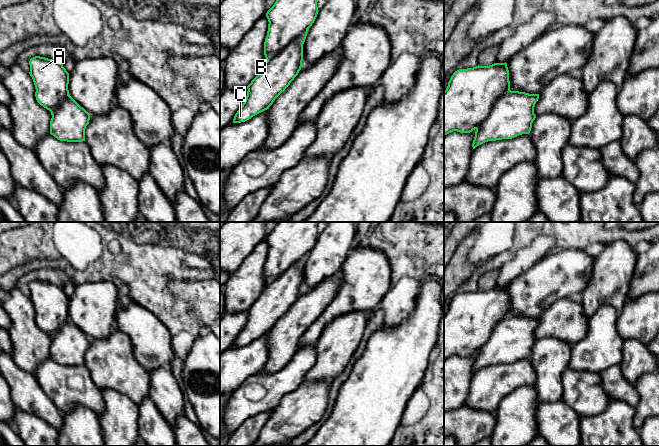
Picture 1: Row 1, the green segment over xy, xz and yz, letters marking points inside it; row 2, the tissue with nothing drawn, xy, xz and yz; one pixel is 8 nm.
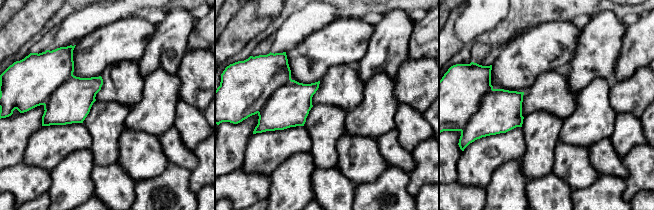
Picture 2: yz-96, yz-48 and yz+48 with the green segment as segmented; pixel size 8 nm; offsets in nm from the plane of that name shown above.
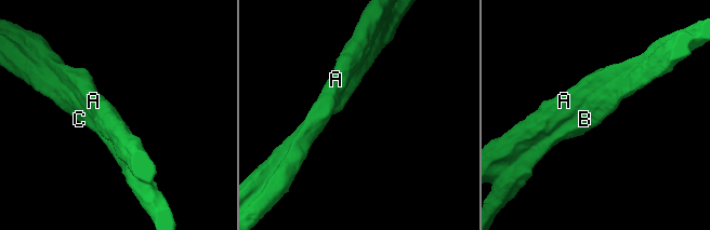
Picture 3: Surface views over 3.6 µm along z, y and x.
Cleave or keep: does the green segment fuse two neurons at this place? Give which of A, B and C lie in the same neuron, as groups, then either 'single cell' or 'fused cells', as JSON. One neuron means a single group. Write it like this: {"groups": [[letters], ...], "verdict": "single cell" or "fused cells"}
{"groups": [["A"], ["B", "C"]], "verdict": "fused cells"}

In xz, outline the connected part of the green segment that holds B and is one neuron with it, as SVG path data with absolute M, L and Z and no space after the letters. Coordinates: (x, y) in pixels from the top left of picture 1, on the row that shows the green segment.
M308 30L287 47L269 58L261 71L247 86L247 96L234 116L233 123L241 123L269 109L298 75L303 61L303 44Z

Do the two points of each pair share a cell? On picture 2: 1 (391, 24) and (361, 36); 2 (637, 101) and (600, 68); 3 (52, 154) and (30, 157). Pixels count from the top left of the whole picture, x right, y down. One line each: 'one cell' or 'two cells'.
1: two cells
2: two cells
3: one cell

